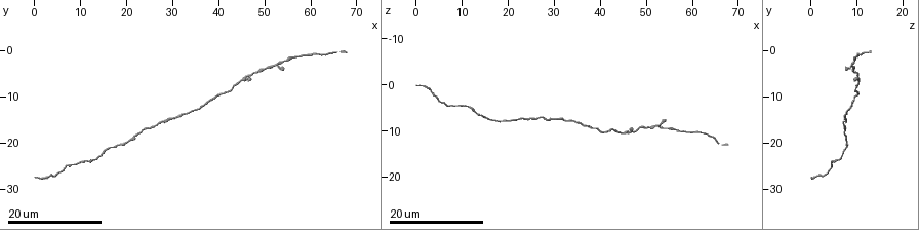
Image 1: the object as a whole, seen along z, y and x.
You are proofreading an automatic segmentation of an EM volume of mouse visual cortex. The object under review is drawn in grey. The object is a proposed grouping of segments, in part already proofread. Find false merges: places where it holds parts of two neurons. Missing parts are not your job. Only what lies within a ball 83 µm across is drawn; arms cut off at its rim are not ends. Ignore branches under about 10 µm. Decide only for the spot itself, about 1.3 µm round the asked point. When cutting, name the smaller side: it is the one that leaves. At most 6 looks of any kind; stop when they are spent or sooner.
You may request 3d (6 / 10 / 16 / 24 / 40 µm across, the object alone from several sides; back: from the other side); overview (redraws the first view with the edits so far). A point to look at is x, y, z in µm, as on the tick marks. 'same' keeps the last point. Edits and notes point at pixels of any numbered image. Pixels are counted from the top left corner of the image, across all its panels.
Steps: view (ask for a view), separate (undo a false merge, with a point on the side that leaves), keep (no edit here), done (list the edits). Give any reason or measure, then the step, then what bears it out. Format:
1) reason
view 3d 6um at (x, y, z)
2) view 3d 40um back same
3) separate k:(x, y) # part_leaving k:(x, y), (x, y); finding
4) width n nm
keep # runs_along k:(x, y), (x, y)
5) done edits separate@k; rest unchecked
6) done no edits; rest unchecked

calibre changes
view 3d 24um at (46.0, 5.5, 10.0)

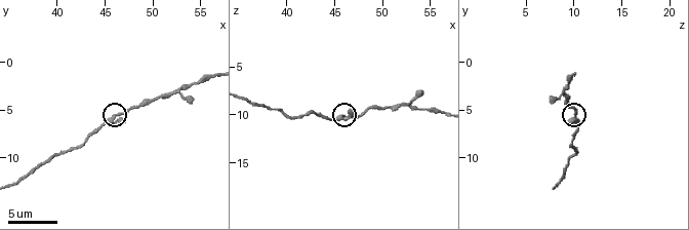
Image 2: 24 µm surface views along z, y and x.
view 3d 6um at (46.2, 5.8, 10.2)

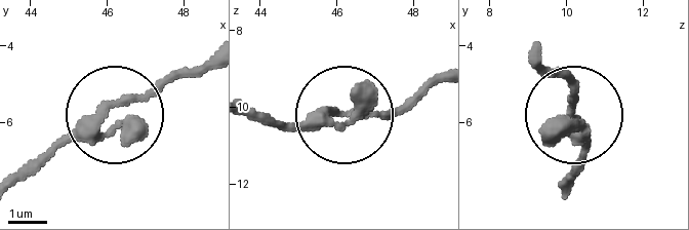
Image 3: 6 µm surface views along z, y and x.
arms 3
keep # all the same neuron

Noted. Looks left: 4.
view 3d 24um at (33.5, 13.0, 8.0)

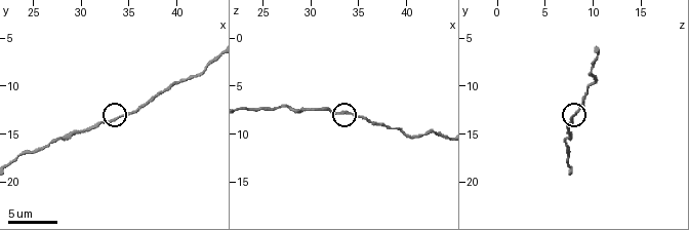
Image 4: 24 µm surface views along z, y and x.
closer look
view 3d 6um at (33.4, 13.6, 7.6)

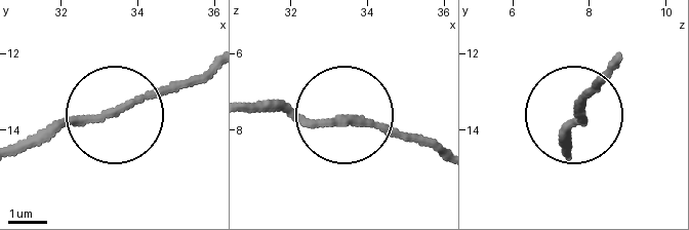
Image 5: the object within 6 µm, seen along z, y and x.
view 3d 6um back at (33.50, 13.50, 7.80)

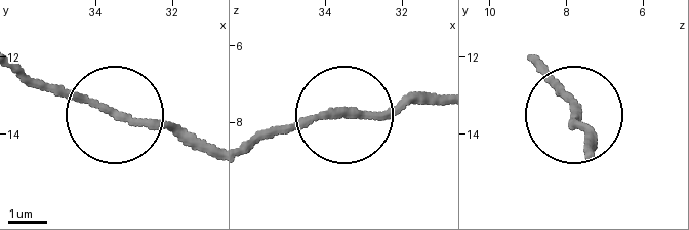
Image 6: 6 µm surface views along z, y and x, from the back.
side_arm 43 um
keep # runs_along 6:(342, 110), (441, 100); all the same neuron

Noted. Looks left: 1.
thin arm on a thick one
view 3d 10um at (52.4, 3.0, 9.0)

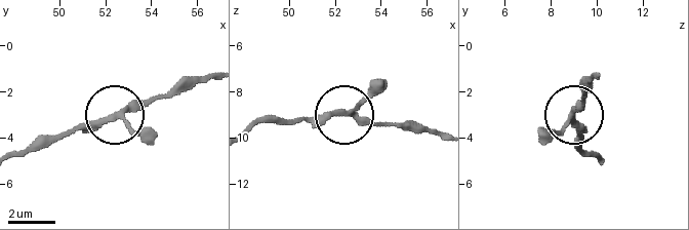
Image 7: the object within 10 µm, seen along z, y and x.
keep # runs_along 7:(246, 131), (270, 119), (340, 114), (403, 129); one neuron here

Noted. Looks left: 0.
done no edits; rest unchecked

